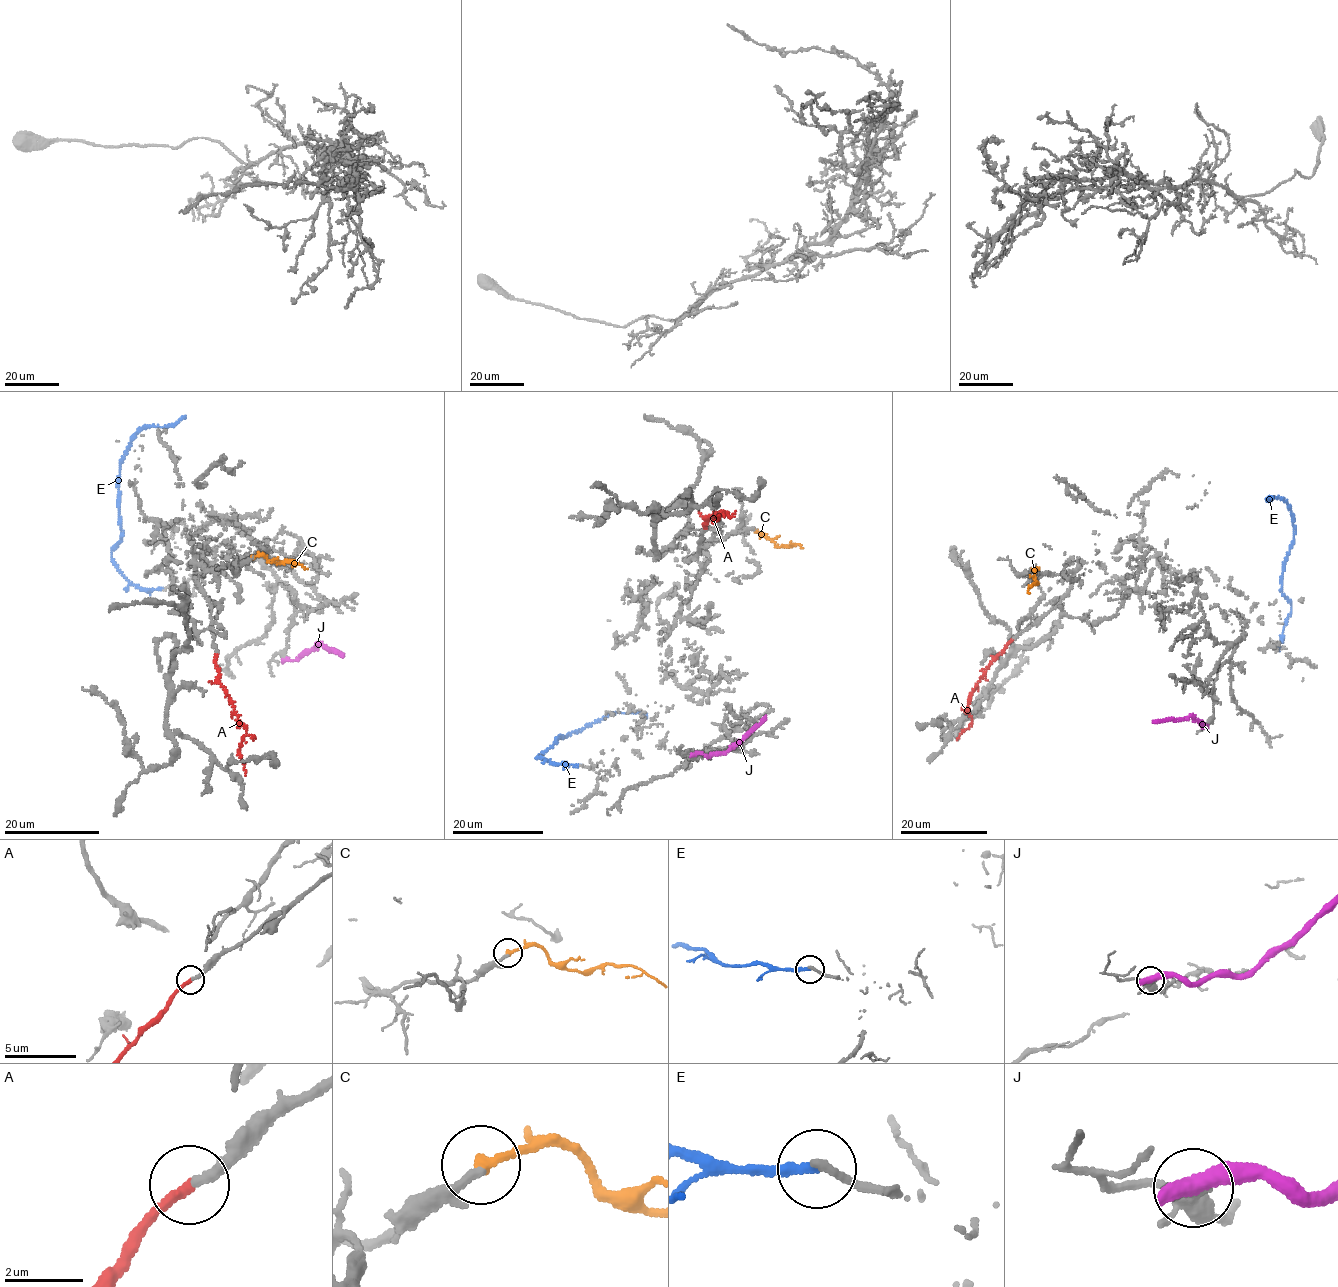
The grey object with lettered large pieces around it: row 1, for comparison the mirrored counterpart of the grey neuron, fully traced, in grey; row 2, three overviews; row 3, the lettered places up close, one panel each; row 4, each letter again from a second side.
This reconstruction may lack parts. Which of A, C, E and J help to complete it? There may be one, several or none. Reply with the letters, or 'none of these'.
A, C

